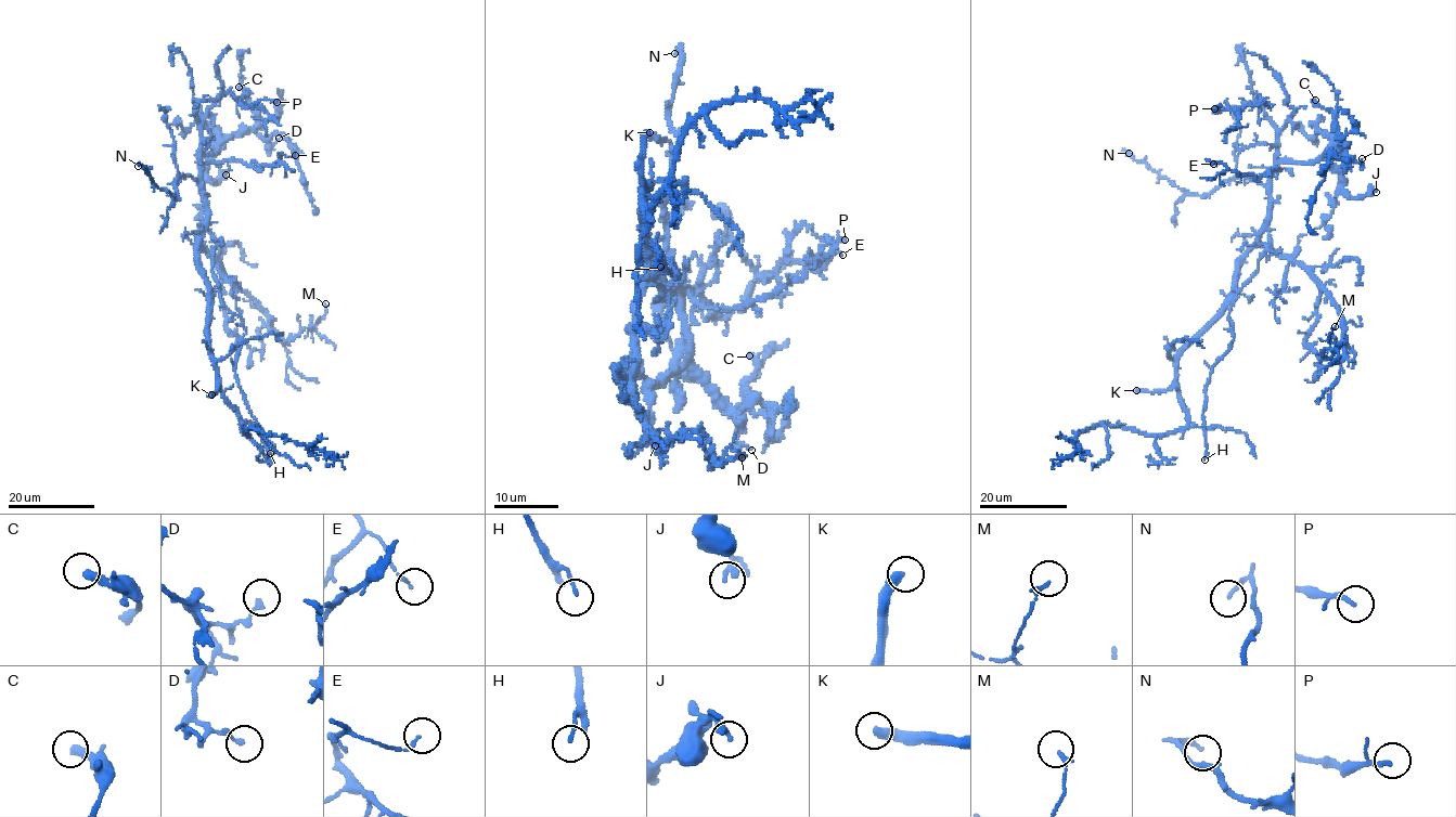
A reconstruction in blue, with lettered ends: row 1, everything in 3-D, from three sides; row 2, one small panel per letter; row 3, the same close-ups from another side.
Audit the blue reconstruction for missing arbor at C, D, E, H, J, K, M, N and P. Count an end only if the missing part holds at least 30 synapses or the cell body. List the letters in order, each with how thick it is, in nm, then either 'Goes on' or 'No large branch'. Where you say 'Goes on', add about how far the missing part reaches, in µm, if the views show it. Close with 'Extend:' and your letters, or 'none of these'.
C: Thickness 360 nm. No large branch
D: Thickness 190 nm. No large branch
E: Thickness 120 nm. No large branch
H: Thickness 130 nm. Goes on. Missing length about 35 µm
J: Thickness 240 nm. No large branch
K: Thickness 400 nm. Goes on. Missing length about 35 µm
M: Thickness 130 nm. No large branch
N: Thickness 160 nm. No large branch
P: Thickness 180 nm. No large branch
Extend: H, K

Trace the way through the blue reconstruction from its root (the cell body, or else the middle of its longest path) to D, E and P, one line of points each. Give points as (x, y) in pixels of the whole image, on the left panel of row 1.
D: (208, 295), (197, 248), (206, 217), (201, 156), (218, 152), (232, 137), (249, 132), (268, 143), (279, 138)
E: (208, 295), (197, 248), (206, 217), (203, 166), (242, 161), (259, 170), (274, 166), (281, 154), (295, 155)
P: (208, 295), (197, 253), (206, 198), (201, 125), (193, 105), (228, 93), (247, 108), (260, 100), (276, 102)

